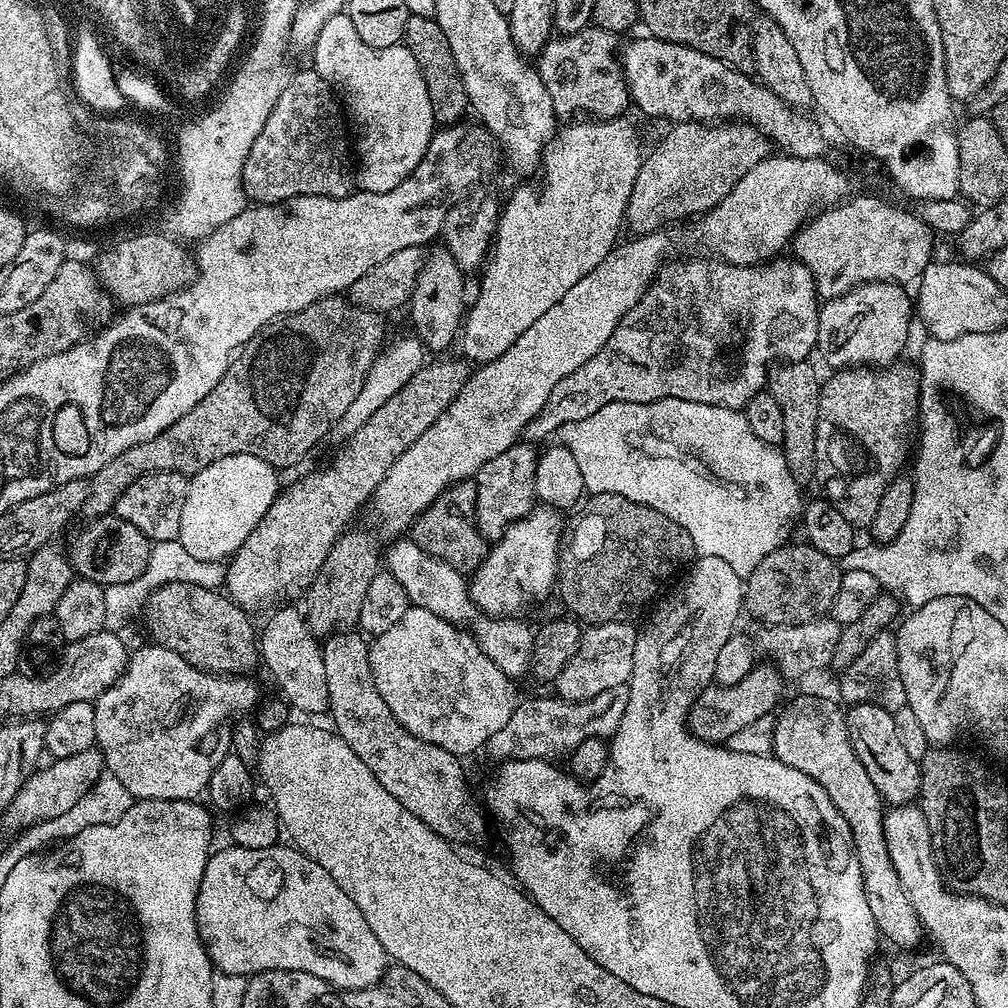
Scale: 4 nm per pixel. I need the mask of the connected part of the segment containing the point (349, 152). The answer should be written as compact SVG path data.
M293 71L282 94L278 94L278 102L274 102L274 110L270 110L270 118L266 118L266 126L262 126L262 134L258 134L254 146L250 146L250 154L244 163L247 199L256 204L277 204L299 196L342 198L352 195L356 188L354 152L350 147L350 136L348 140L348 132L344 129L344 120L346 124L341 101L316 71Z

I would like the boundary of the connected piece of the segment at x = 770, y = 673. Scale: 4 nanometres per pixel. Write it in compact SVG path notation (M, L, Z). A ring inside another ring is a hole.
M754 666L746 678L733 684L717 684L699 689L688 706L688 731L697 740L707 744L723 745L730 734L738 734L745 726L750 726L762 716L767 716L781 703L785 681L775 667Z

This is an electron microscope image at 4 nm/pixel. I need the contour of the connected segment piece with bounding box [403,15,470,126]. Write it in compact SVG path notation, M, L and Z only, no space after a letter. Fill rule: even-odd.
M409 15L403 43L410 50L410 54L414 54L418 70L422 70L422 78L426 82L426 94L430 94L430 106L437 125L451 126L463 121L464 111L467 113L470 108L468 95L466 86L462 86L454 54L450 54L450 42L446 42L446 34L442 34L442 26L438 26L433 17Z

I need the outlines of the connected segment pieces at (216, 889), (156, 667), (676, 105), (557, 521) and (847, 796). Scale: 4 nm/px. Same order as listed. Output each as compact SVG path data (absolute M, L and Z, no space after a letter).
M233 844L220 850L217 849L209 855L206 870L203 872L202 884L196 895L195 914L200 940L204 944L208 957L213 967L225 976L251 977L258 973L269 972L272 969L285 969L288 972L302 972L314 974L322 978L333 989L339 991L356 991L358 989L372 988L384 976L388 969L389 957L385 948L374 935L374 930L366 923L361 910L355 905L354 900L330 877L330 874L319 866L313 859L306 856L299 848L286 844L277 844L274 847L266 847L263 850L251 850L246 847L238 847Z
M148 642L145 648L140 648L137 652L133 651L129 655L128 664L124 667L124 672L118 678L118 682L114 682L114 686L107 688L94 702L95 747L99 748L101 754L104 755L105 769L112 776L118 778L122 782L122 786L126 786L126 790L130 790L130 794L136 800L196 800L207 793L208 783L214 770L218 770L222 758L229 755L232 725L238 718L248 714L248 711L251 713L257 707L258 701L261 699L259 696L260 692L256 689L255 682L247 675L221 676L214 672L204 672L200 668L195 668L190 662L186 662L186 658L182 658L182 654L174 654L174 650L166 650L160 644Z
M641 34L637 40L623 45L618 59L624 74L624 81L628 83L628 95L631 103L636 104L648 116L657 116L667 122L683 122L694 120L697 122L732 122L739 118L760 129L760 133L773 145L776 144L781 153L798 158L823 157L824 132L803 111L791 108L778 94L764 87L759 79L753 78L747 72L740 72L724 64L710 54L702 54L698 50L690 50L690 46L682 46L674 42L659 40L657 36Z
M547 506L533 507L529 516L523 516L518 522L503 529L499 540L489 547L487 556L480 561L476 571L470 576L470 595L473 600L488 604L505 604L508 608L524 608L531 600L544 600L553 595L558 584L560 570L560 549L562 537L566 532L566 523L559 511Z
M796 696L788 705L785 703L779 709L780 717L777 715L772 725L772 752L786 766L794 766L802 770L802 774L810 774L810 778L818 781L826 794L830 794L830 802L834 802L852 831L852 849L856 851L866 890L866 903L870 906L870 914L874 914L877 930L894 947L912 948L920 939L925 939L924 926L908 900L887 853L884 838L886 812L878 790L874 790L870 774L866 774L862 762L858 762L858 754L854 754L844 721L845 709L840 709L841 705L833 700L827 700L824 696Z

